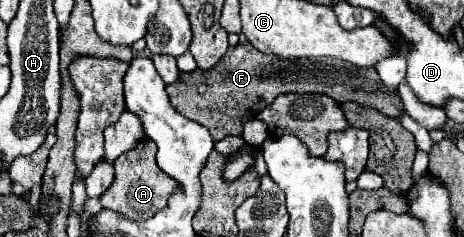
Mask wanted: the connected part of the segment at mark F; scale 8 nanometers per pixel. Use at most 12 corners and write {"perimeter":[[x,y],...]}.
{"perimeter":[[228,47],[166,87],[214,141],[282,93],[404,115],[374,69]]}

